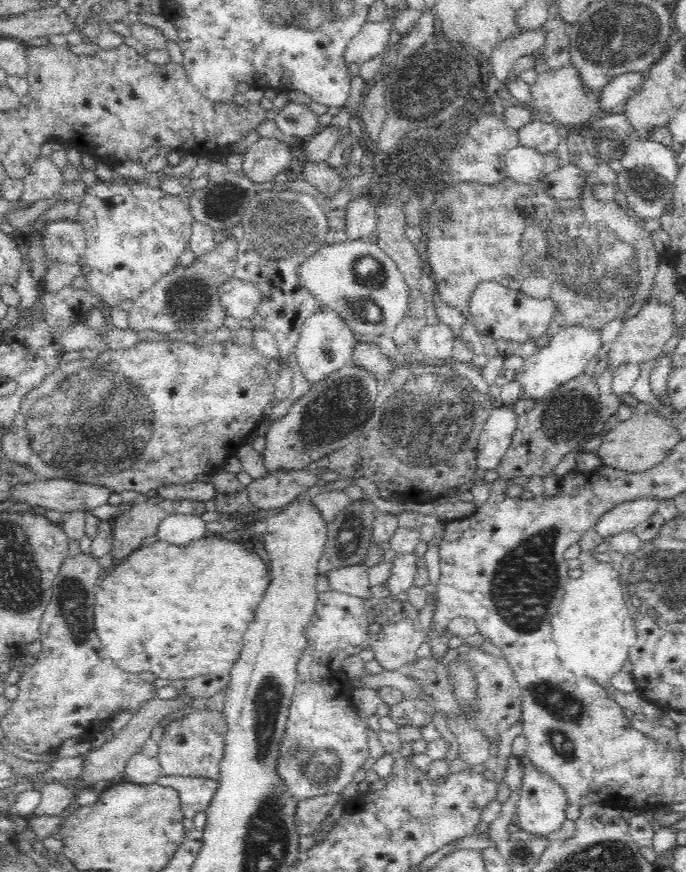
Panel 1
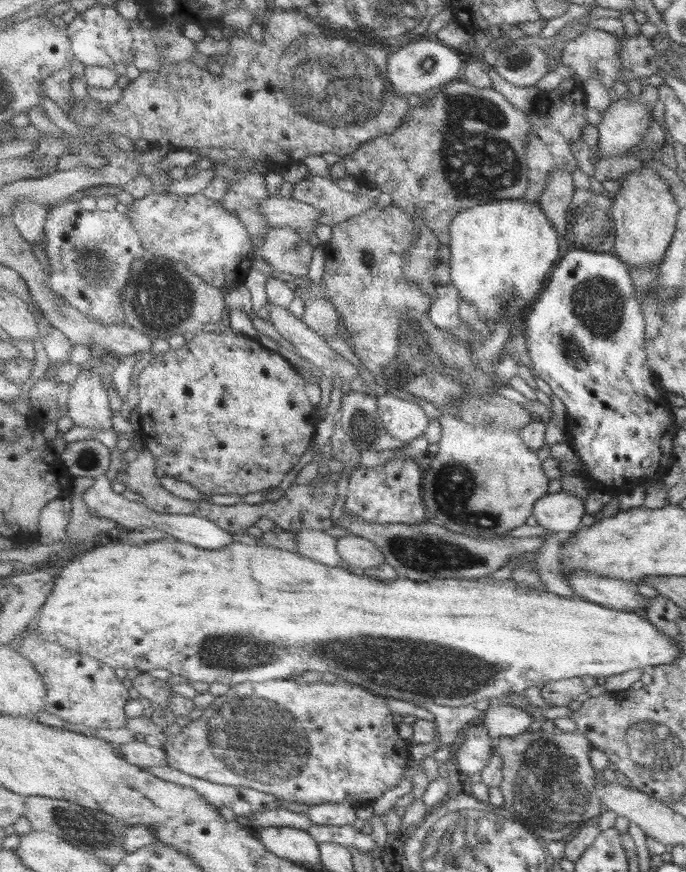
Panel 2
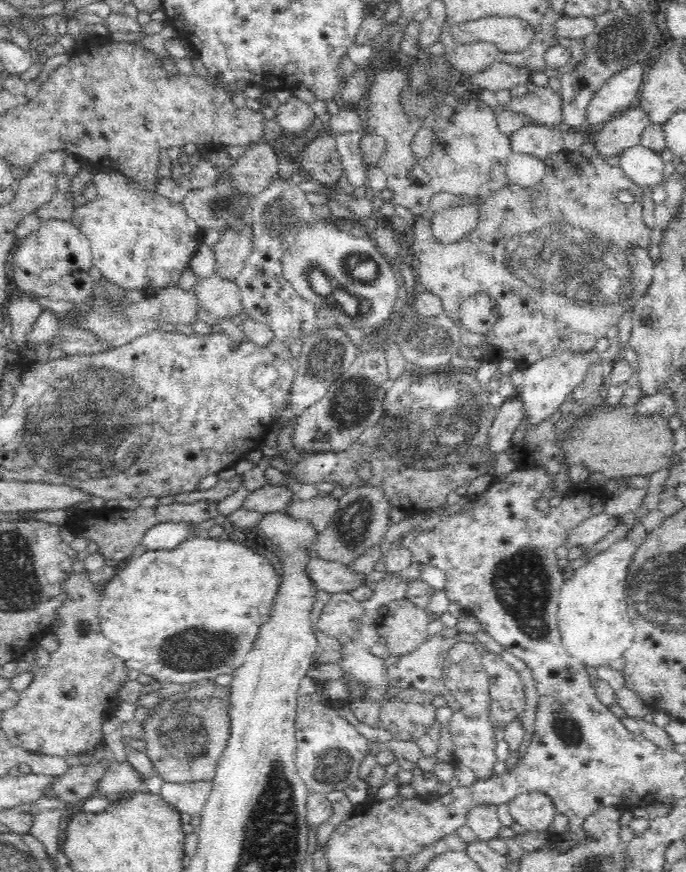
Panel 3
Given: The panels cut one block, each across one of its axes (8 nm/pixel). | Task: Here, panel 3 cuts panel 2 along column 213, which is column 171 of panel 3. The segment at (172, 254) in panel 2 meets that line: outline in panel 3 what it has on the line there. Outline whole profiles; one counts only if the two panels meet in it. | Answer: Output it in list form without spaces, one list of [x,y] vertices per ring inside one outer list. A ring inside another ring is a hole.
[[[118,171],[100,172],[94,176],[93,182],[98,195],[94,200],[75,208],[71,223],[89,240],[91,264],[100,270],[101,280],[124,290],[124,294],[140,290],[146,297],[152,296],[163,286],[178,283],[179,276],[201,243],[204,232],[188,216],[183,202],[174,202]]]

